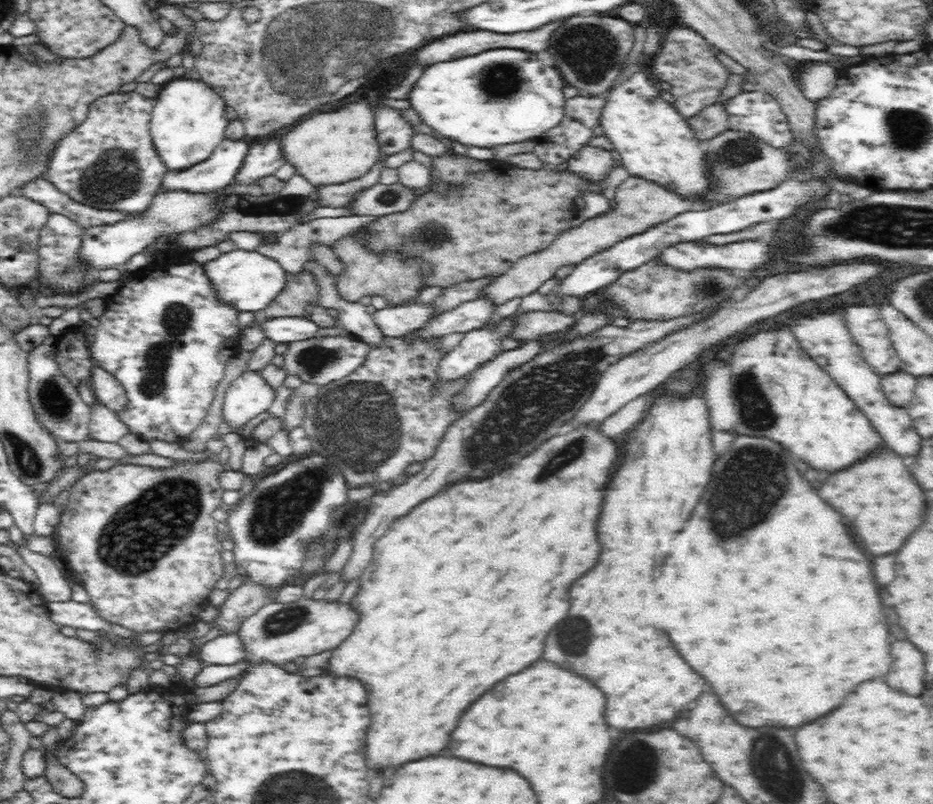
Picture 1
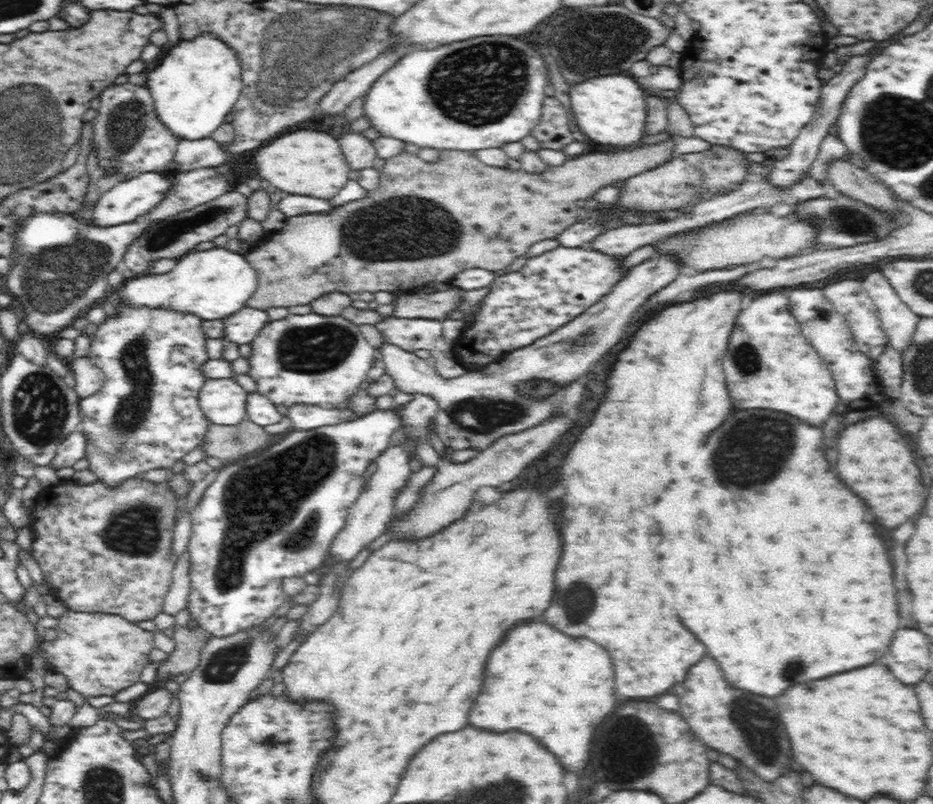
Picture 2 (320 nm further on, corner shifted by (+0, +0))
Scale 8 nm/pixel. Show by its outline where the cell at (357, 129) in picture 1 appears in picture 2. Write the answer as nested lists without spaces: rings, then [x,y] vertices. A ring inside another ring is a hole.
[[[322,130],[284,132],[267,146],[258,149],[255,156],[258,176],[269,181],[271,188],[290,195],[334,198],[350,180],[349,160],[340,147],[340,140]]]

